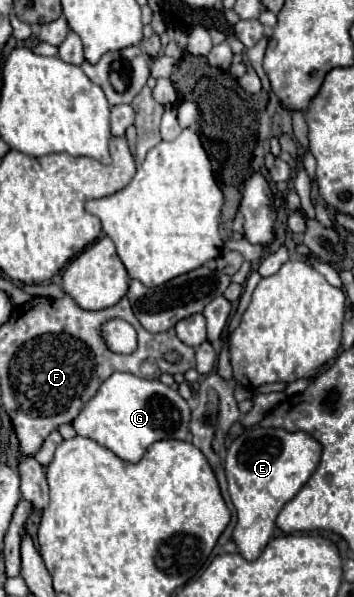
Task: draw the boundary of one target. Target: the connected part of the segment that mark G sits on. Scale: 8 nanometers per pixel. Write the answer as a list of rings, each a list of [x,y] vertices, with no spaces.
[[[112,373],[72,421],[72,427],[78,435],[108,447],[120,459],[138,463],[154,441],[188,439],[188,421],[190,409],[178,391],[158,379],[144,379],[132,373]]]

